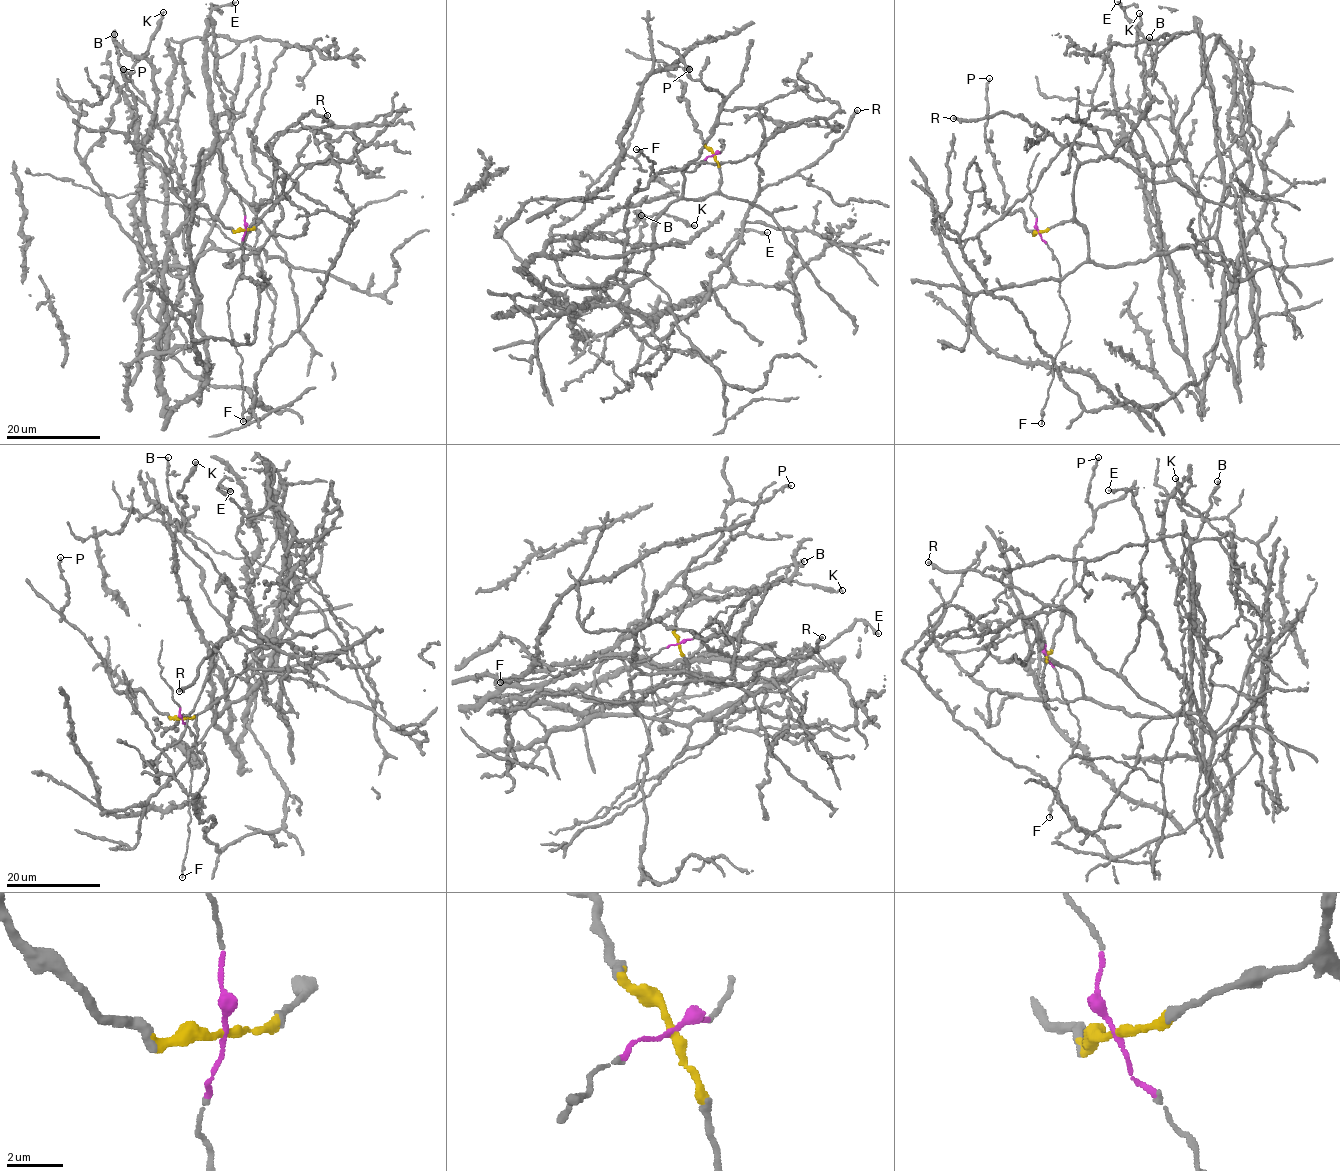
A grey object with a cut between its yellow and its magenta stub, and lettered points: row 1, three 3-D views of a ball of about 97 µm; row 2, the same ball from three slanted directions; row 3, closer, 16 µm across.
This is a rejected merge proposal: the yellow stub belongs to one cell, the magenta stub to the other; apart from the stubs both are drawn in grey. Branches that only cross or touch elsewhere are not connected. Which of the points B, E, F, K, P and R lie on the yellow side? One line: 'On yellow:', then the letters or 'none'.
On yellow: B, E, K, P, R

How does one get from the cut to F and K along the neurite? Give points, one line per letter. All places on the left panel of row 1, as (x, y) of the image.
F: (245, 229), (241, 244), (243, 271), (228, 301), (231, 344), (242, 360), (243, 421)
K: (245, 229), (259, 220), (234, 263), (208, 248), (182, 276), (164, 273), (111, 214), (84, 160), (163, 12)

